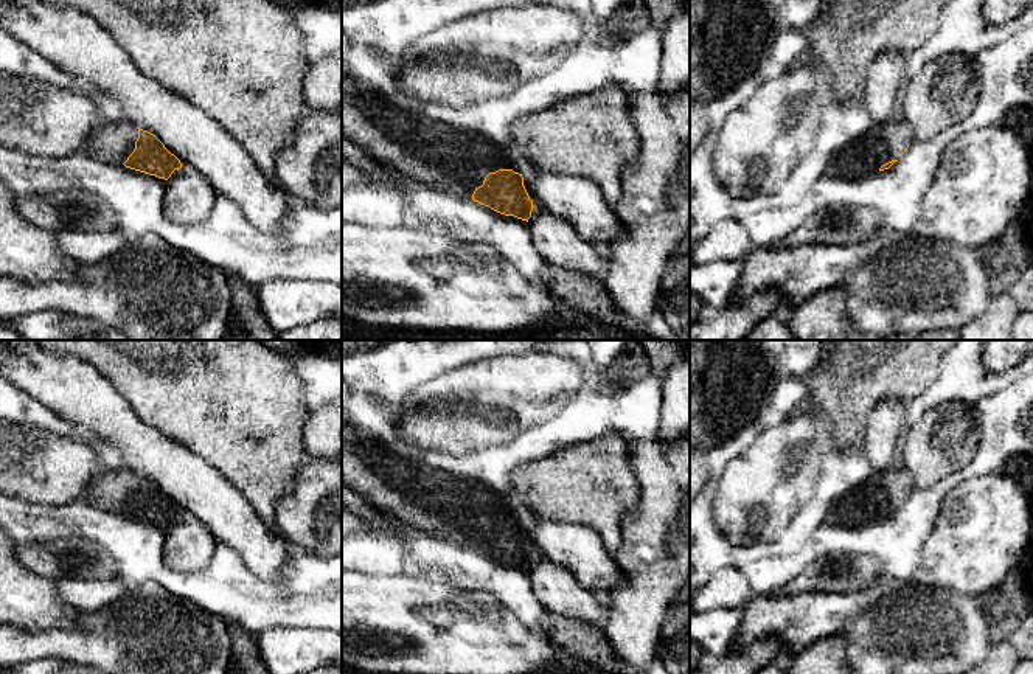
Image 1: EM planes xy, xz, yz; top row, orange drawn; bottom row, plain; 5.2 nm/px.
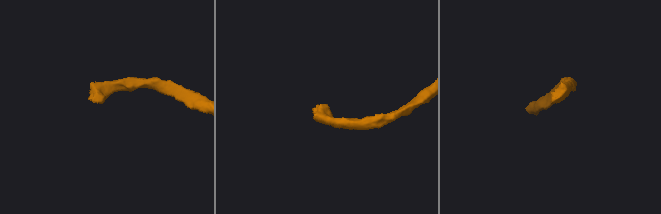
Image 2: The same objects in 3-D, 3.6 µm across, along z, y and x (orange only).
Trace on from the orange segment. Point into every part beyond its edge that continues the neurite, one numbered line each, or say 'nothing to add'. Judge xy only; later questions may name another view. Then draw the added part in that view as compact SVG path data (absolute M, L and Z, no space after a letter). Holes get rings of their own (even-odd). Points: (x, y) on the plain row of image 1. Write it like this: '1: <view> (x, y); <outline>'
1: xy (112, 491); M129 469L101 471L90 481L84 497L103 511L123 512L135 497L138 477Z

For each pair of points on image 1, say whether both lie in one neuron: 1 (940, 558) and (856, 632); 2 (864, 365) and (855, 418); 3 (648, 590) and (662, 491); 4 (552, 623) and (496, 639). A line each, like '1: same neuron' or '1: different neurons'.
1: different neurons
2: same neuron
3: same neuron
4: different neurons

